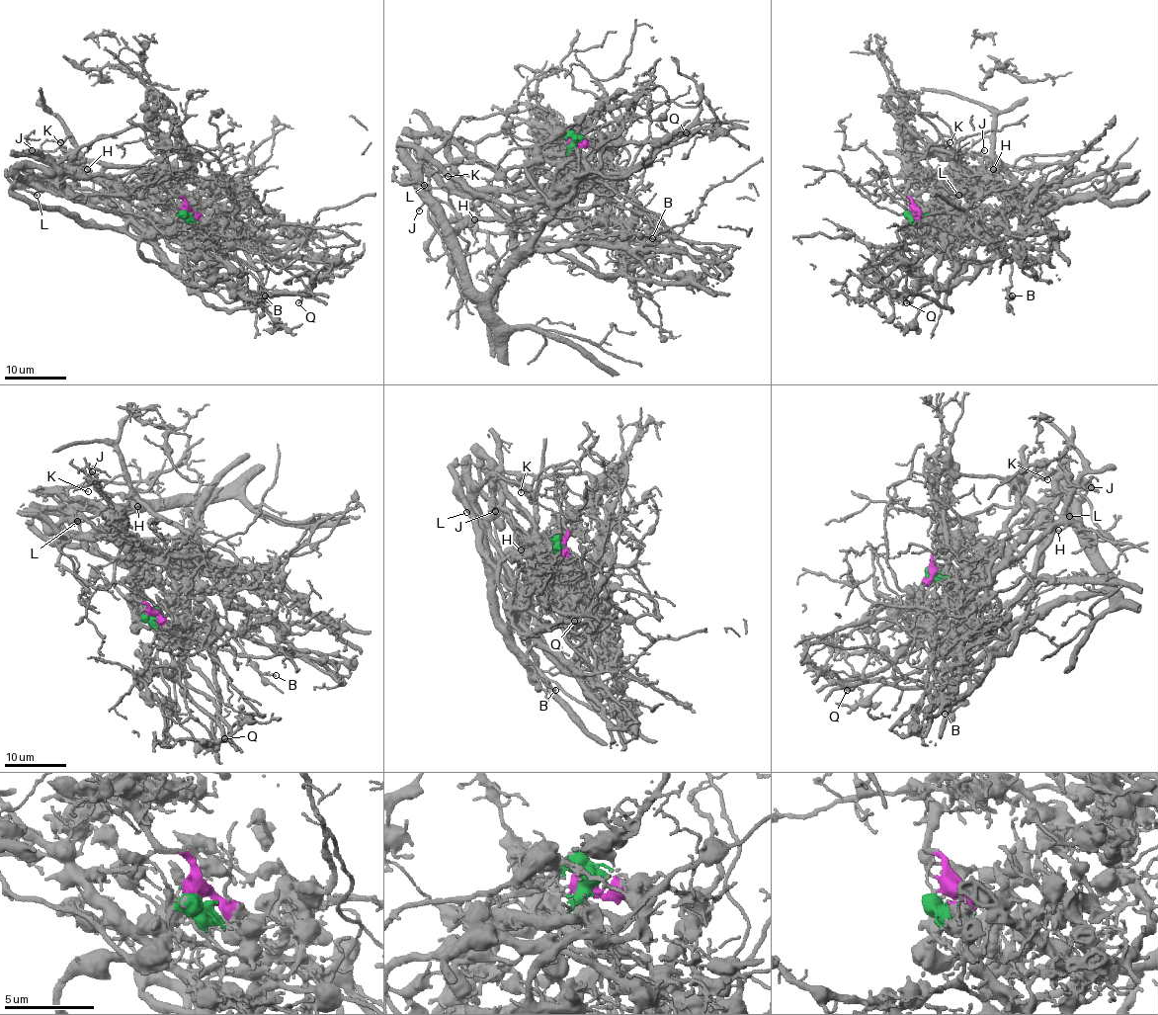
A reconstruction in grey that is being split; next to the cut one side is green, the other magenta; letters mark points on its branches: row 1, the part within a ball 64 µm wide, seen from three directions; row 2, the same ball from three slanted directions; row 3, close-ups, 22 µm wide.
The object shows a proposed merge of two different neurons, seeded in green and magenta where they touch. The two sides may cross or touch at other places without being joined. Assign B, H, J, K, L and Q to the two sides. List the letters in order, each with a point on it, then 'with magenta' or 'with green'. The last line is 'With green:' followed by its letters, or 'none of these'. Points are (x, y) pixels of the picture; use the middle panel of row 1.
B: (652, 238) | with magenta
H: (474, 219) | with magenta
J: (419, 211) | with green
K: (448, 176) | with green
L: (424, 185) | with magenta
Q: (686, 132) | with magenta
With green: J, K

